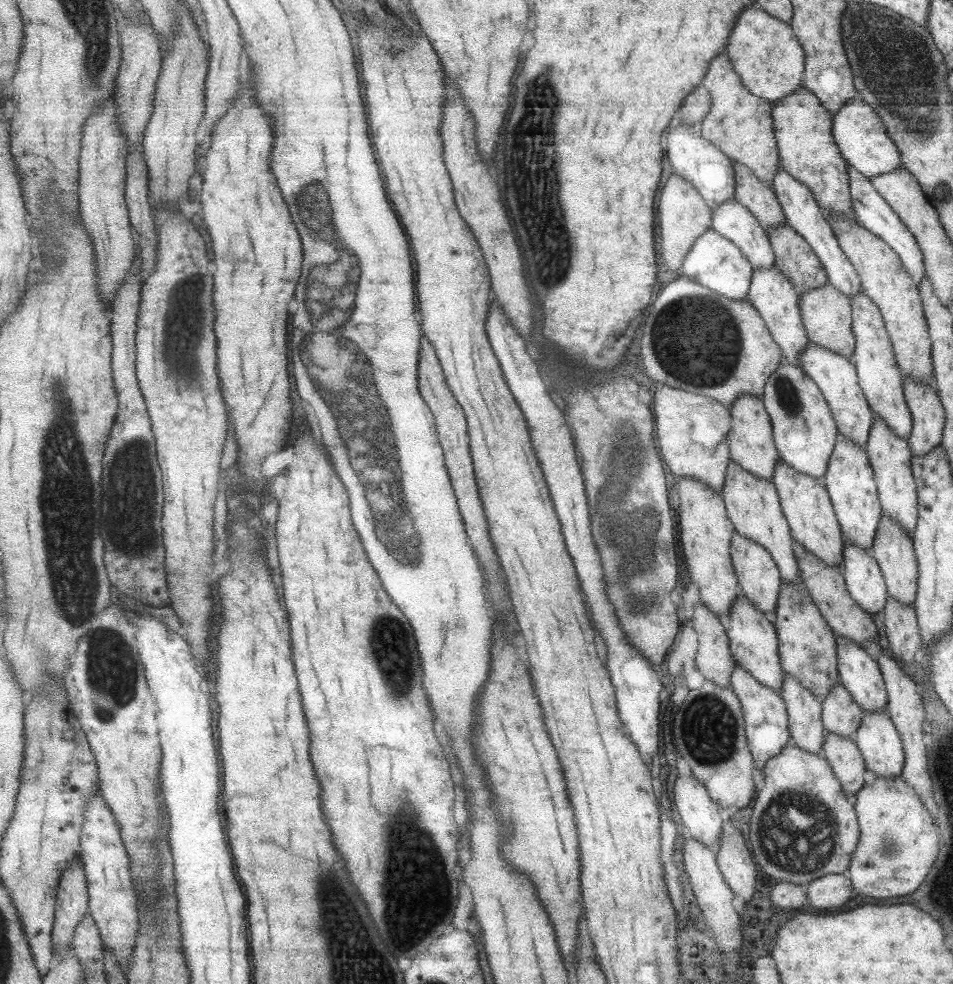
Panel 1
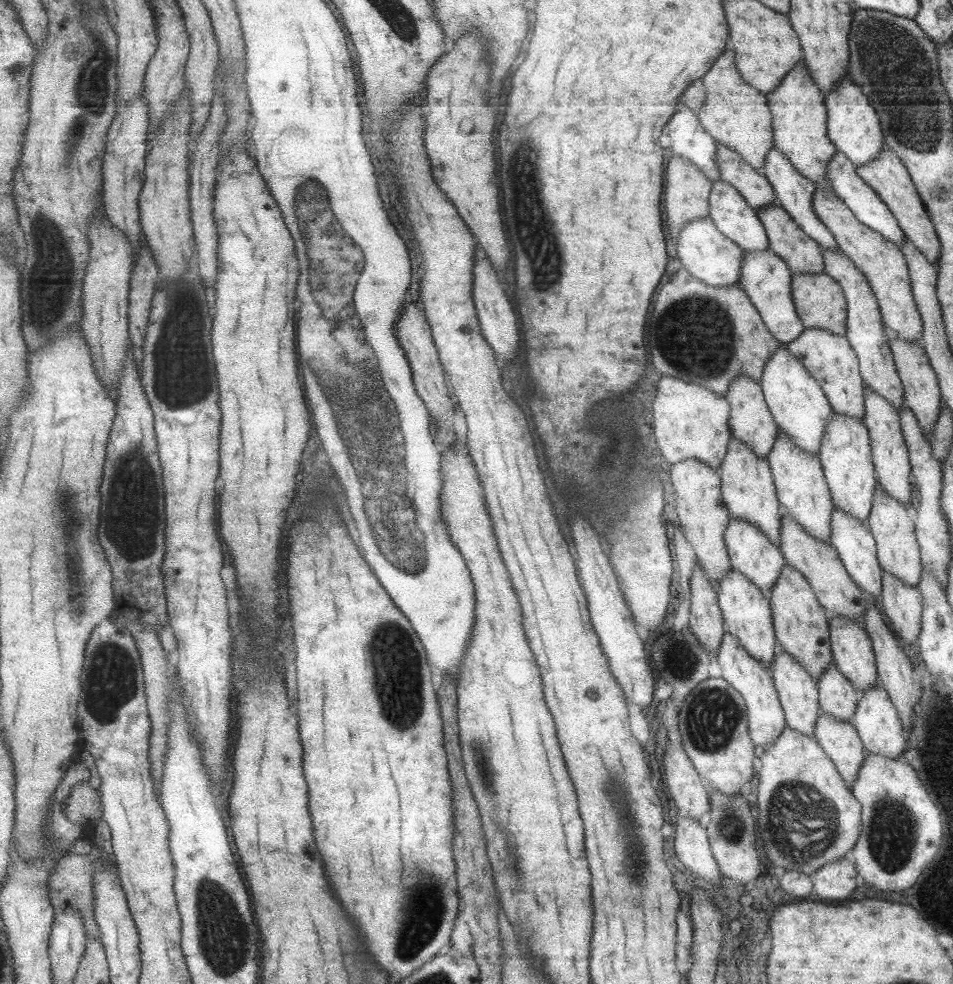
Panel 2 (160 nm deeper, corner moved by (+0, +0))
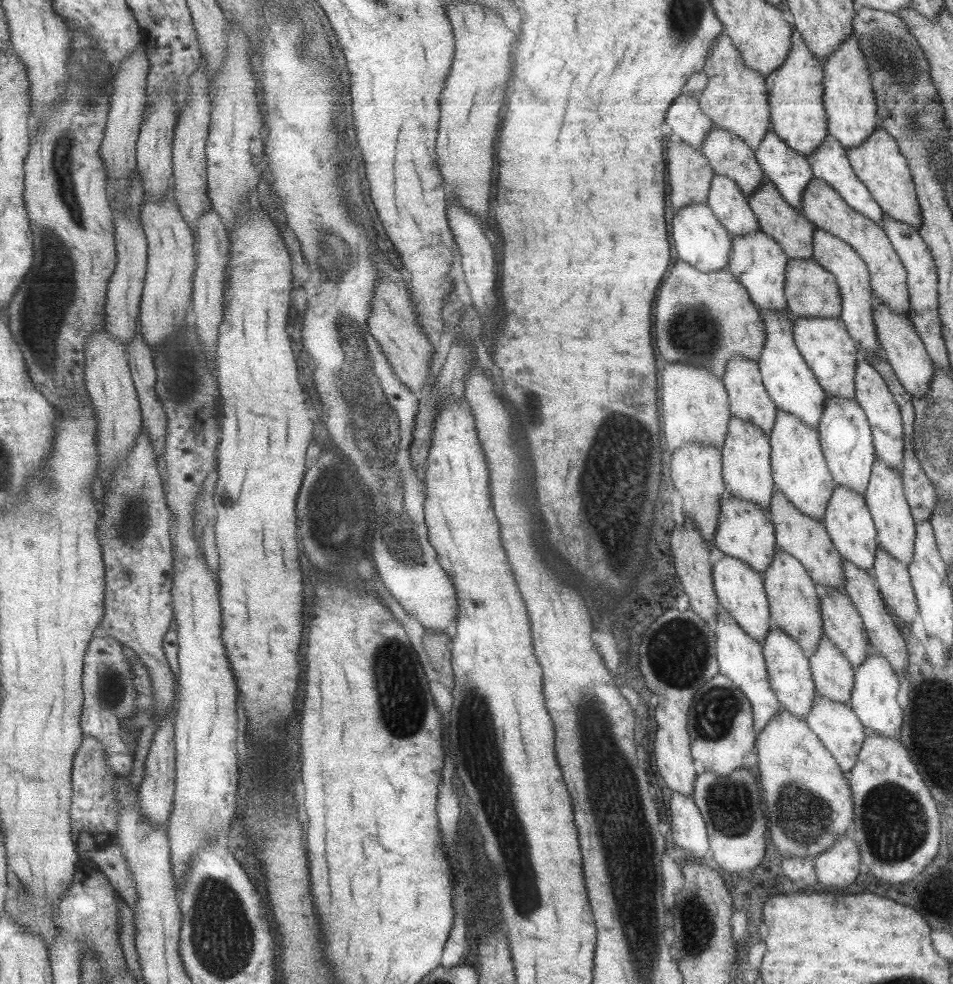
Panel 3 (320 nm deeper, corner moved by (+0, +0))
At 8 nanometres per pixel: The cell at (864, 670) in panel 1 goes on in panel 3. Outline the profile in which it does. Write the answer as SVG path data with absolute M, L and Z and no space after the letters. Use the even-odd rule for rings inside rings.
M819 588L819 606L825 638L839 649L843 658L855 668L861 666L867 652L868 637L862 618L844 591Z

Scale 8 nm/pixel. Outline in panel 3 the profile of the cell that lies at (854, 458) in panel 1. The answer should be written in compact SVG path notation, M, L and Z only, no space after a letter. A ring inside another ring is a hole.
M827 395L822 406L819 426L815 429L820 438L822 455L836 486L843 485L863 495L868 485L873 461L876 458L871 429L864 410L855 399Z

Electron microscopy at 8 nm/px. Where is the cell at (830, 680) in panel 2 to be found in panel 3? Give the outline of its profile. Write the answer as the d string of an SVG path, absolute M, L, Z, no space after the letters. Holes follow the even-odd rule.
M821 636L817 648L808 658L816 695L829 702L849 705L854 681L853 667L841 656L829 638Z

